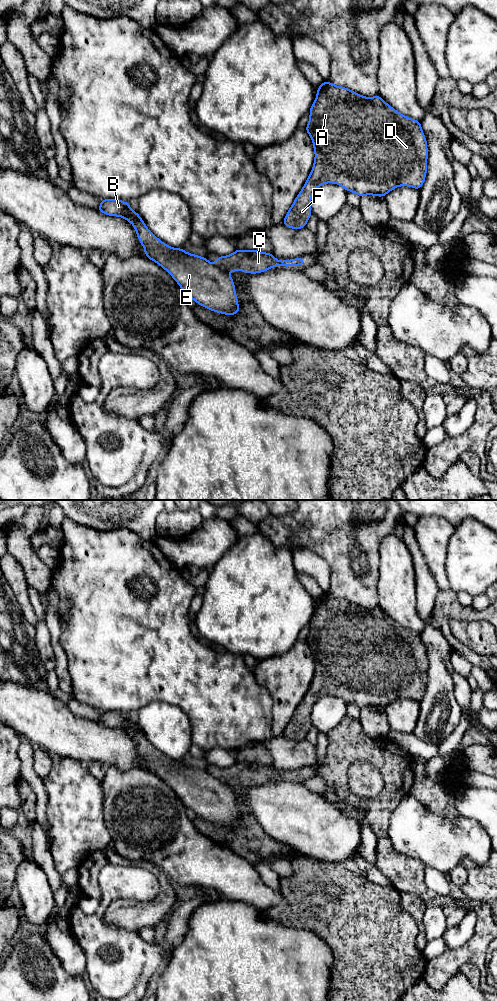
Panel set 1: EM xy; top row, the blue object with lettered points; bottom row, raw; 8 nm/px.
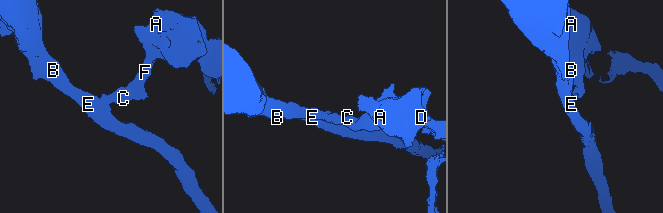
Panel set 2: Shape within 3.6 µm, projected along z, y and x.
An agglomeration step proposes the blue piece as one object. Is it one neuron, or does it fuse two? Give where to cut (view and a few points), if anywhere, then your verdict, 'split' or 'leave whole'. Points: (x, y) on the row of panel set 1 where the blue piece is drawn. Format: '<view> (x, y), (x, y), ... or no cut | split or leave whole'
xy (217, 265), (224, 270) | split

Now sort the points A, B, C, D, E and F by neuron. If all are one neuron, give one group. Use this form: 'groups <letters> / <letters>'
groups A C D F / B E

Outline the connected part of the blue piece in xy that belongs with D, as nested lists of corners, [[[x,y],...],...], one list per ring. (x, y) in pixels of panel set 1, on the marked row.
[[[324,81],[317,88],[309,114],[305,130],[312,139],[314,164],[282,222],[286,227],[296,230],[306,227],[312,216],[310,204],[313,193],[323,184],[338,184],[360,197],[384,197],[396,187],[420,190],[423,186],[428,148],[421,122],[398,112],[379,94],[369,98]]]

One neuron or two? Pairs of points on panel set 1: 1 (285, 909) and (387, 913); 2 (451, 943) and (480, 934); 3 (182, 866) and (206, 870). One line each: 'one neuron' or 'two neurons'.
1: one neuron
2: two neurons
3: one neuron

